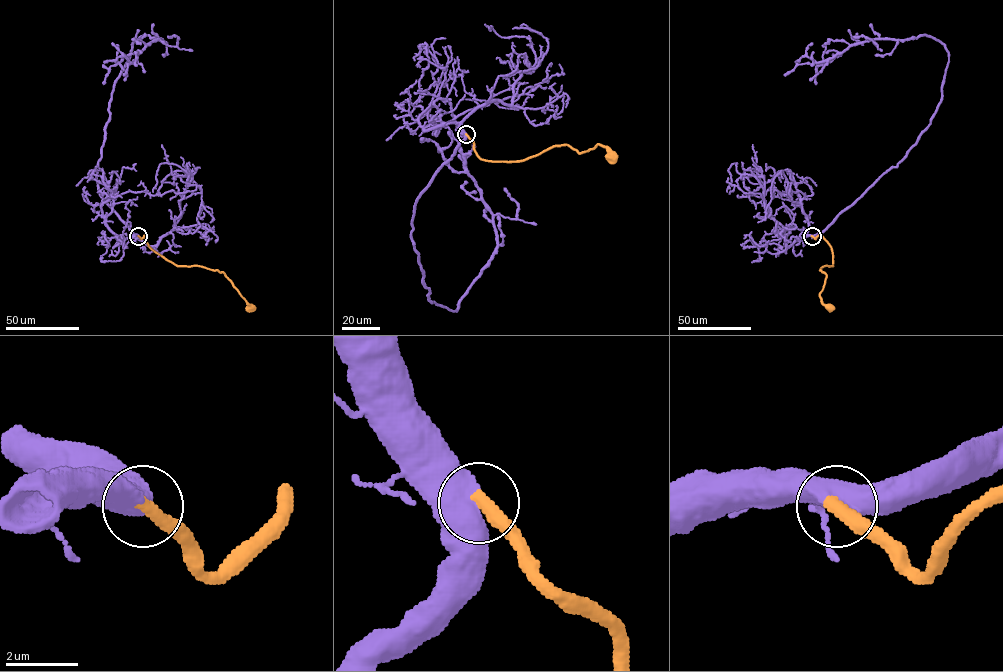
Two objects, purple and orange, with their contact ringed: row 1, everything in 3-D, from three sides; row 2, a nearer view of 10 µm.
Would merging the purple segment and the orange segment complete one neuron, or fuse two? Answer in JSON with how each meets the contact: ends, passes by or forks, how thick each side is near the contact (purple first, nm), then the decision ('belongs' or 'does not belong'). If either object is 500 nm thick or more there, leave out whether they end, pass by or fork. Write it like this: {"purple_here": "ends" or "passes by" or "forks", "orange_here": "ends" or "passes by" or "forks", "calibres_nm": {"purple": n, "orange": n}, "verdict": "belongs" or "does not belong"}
{"calibres_nm": {"purple": 550, "orange": 420}, "verdict": "belongs"}

